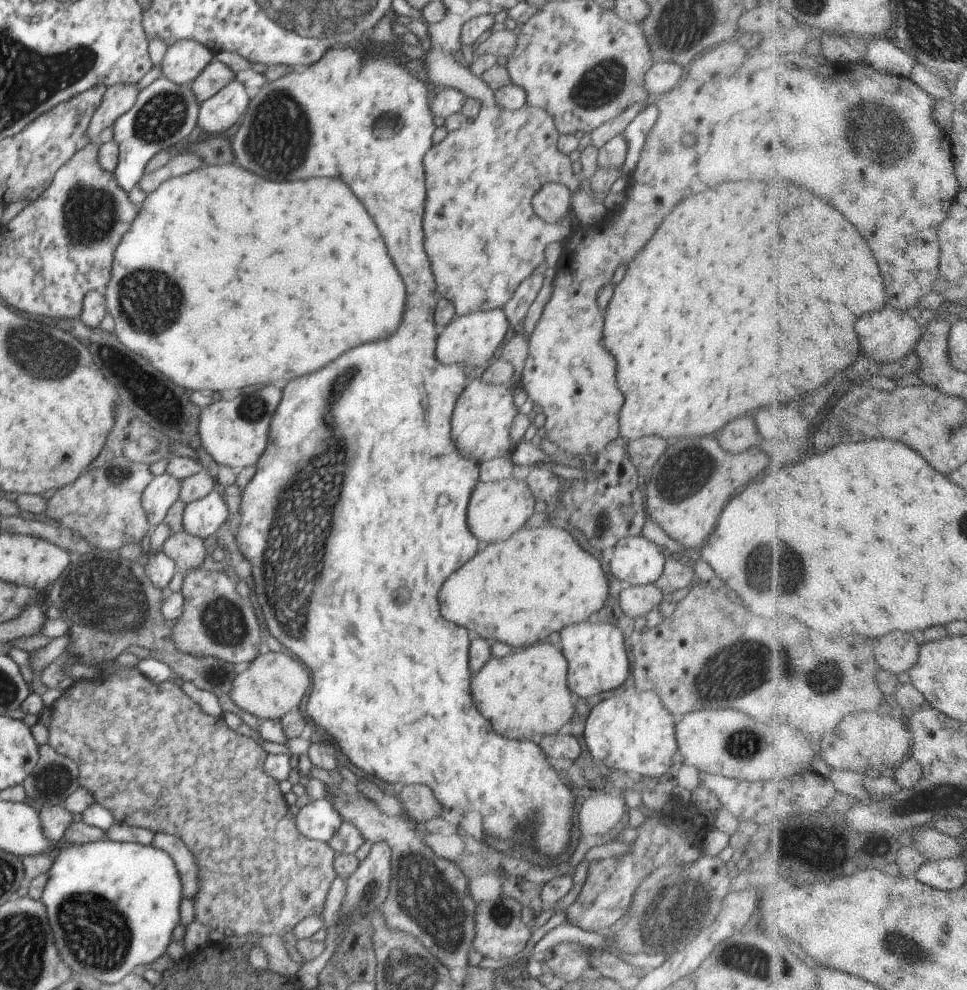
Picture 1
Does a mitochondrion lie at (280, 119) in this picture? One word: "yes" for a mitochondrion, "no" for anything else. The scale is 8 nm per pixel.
yes

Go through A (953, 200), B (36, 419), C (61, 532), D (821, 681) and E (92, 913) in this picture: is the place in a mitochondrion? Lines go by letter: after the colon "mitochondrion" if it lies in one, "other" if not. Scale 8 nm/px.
A: other
B: other
C: other
D: mitochondrion
E: mitochondrion

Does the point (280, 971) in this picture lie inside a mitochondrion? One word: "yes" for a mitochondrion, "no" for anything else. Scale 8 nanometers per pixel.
no

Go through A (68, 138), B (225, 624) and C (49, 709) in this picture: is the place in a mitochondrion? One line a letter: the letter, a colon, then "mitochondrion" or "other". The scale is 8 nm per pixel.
A: mitochondrion
B: mitochondrion
C: other

